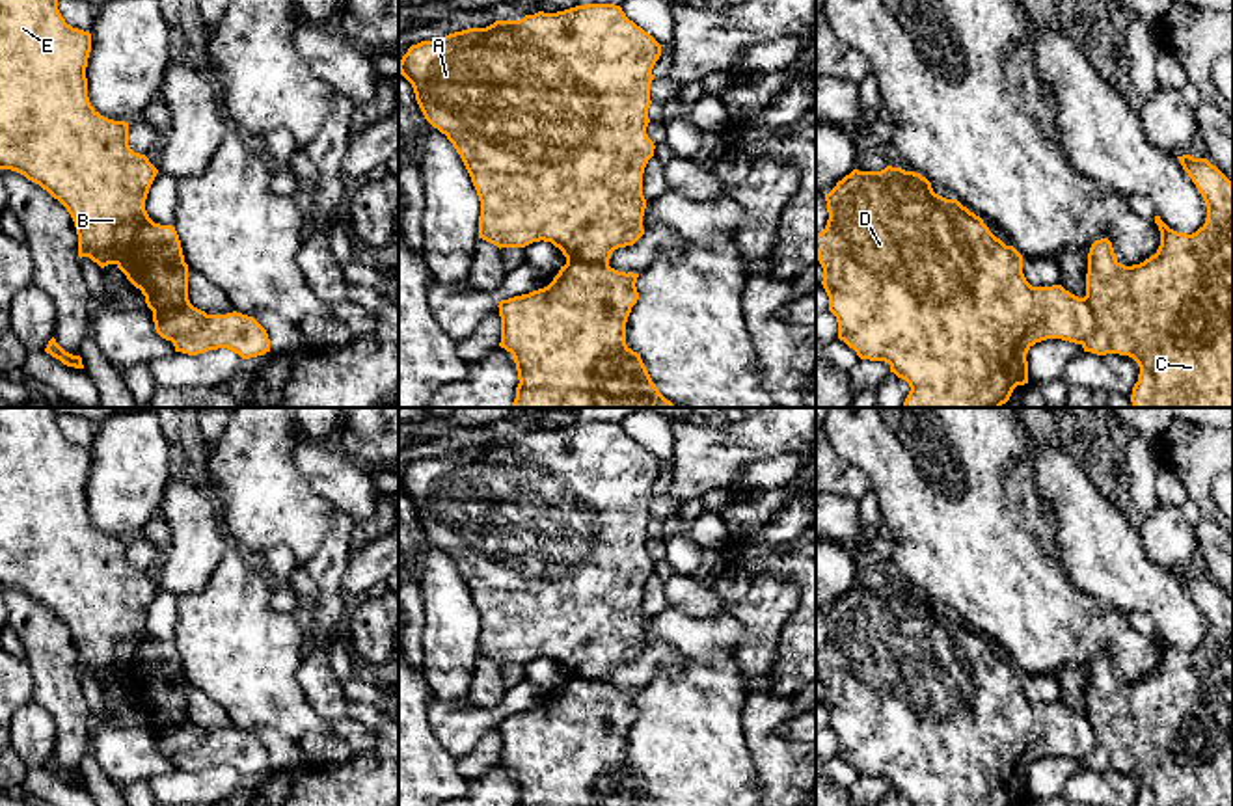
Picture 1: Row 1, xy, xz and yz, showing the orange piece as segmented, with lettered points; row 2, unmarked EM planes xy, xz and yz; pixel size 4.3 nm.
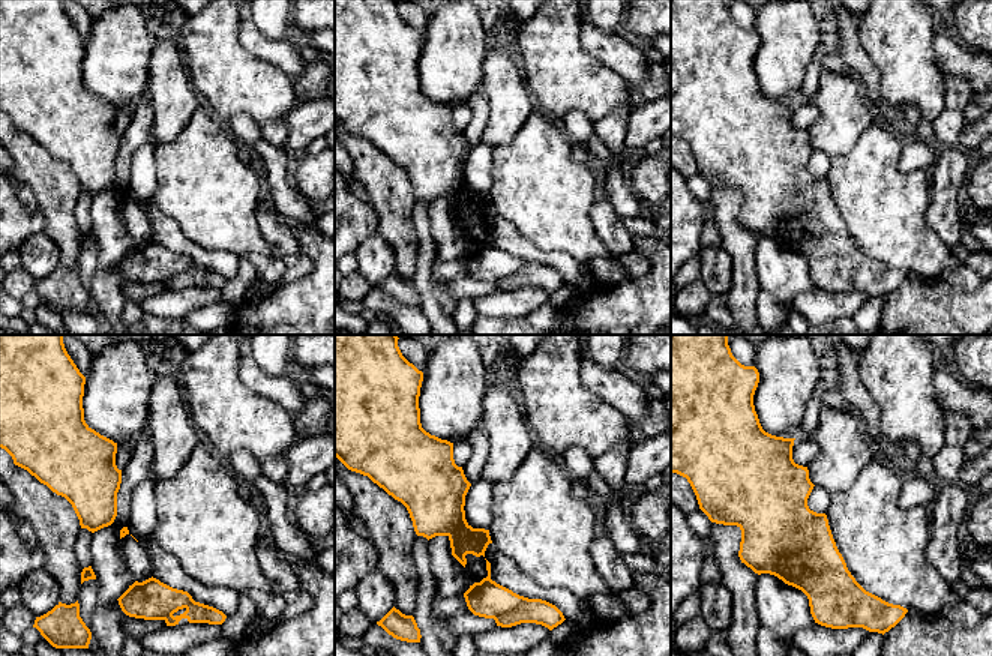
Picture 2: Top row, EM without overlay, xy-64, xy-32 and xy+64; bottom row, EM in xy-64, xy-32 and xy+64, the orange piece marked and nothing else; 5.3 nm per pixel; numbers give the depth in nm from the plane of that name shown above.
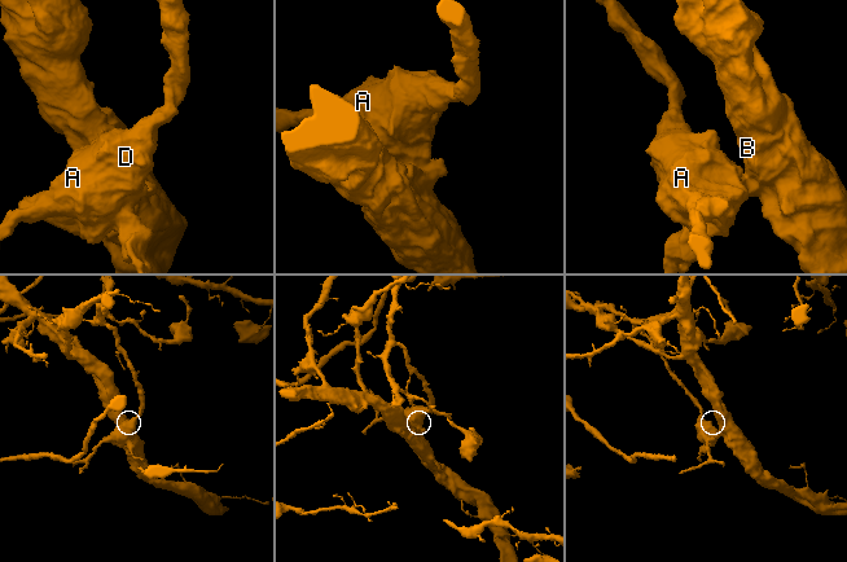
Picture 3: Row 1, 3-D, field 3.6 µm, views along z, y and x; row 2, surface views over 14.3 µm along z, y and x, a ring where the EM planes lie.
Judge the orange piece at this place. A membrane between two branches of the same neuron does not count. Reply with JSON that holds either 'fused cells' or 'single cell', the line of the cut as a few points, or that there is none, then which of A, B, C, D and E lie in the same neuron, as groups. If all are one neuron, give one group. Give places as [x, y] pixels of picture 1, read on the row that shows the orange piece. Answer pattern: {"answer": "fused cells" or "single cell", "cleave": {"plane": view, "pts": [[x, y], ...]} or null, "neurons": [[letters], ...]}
{"answer": "fused cells", "cleave": {"plane": "yz", "pts": [[1084, 296], [1096, 330], [1081, 343]]}, "neurons": [["A", "D"], ["B", "C", "E"]]}

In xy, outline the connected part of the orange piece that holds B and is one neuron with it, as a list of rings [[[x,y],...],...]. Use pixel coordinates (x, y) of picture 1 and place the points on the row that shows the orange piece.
[[[0,0],[0,169],[11,169],[39,184],[58,199],[71,214],[78,235],[78,257],[89,257],[101,268],[115,264],[127,279],[142,290],[153,315],[164,315],[171,309],[190,305],[188,300],[188,264],[184,262],[179,235],[173,225],[155,223],[147,210],[145,199],[158,169],[145,154],[134,153],[129,145],[129,123],[114,121],[101,115],[89,102],[86,67],[91,52],[91,34],[73,28],[58,9],[58,0]]]

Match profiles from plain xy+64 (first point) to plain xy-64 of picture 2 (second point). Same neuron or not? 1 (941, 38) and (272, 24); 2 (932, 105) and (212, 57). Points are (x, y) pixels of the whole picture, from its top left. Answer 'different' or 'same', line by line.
1: different
2: same

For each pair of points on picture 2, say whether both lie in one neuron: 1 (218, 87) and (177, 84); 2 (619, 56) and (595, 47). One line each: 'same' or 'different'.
1: different
2: same

